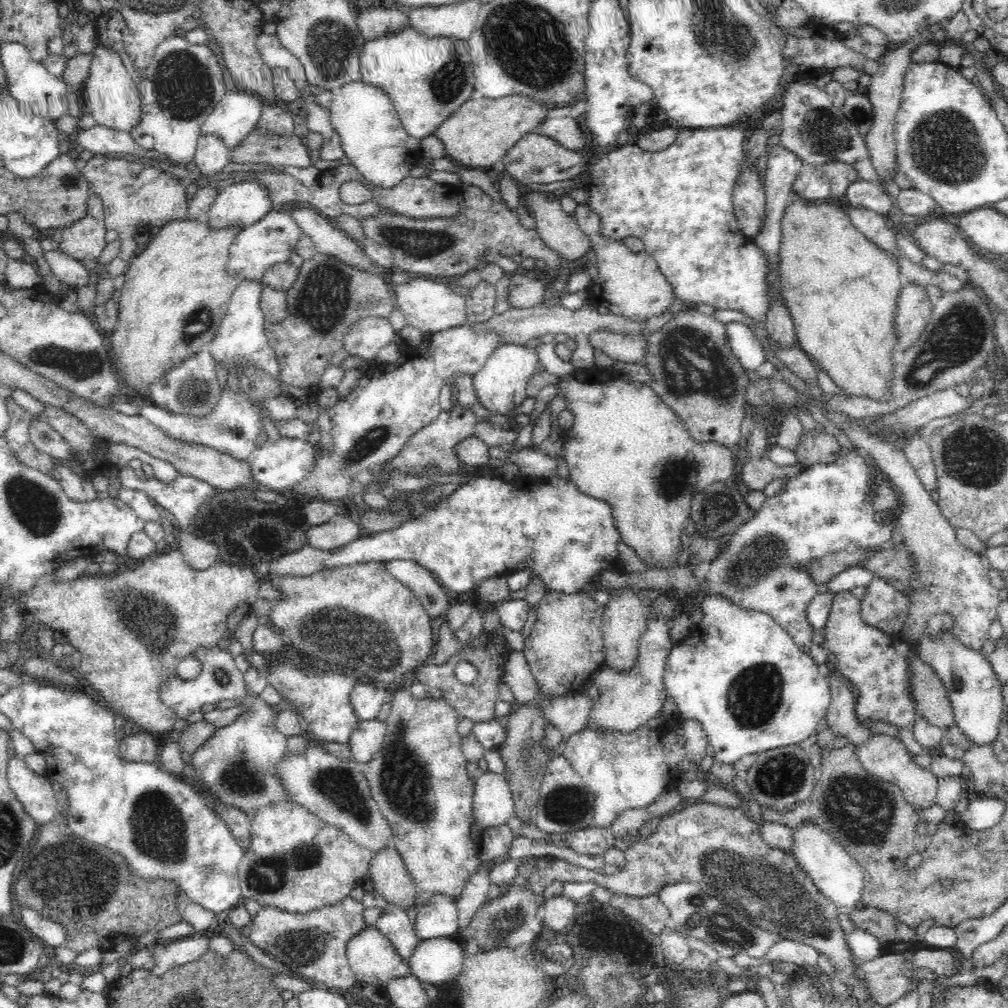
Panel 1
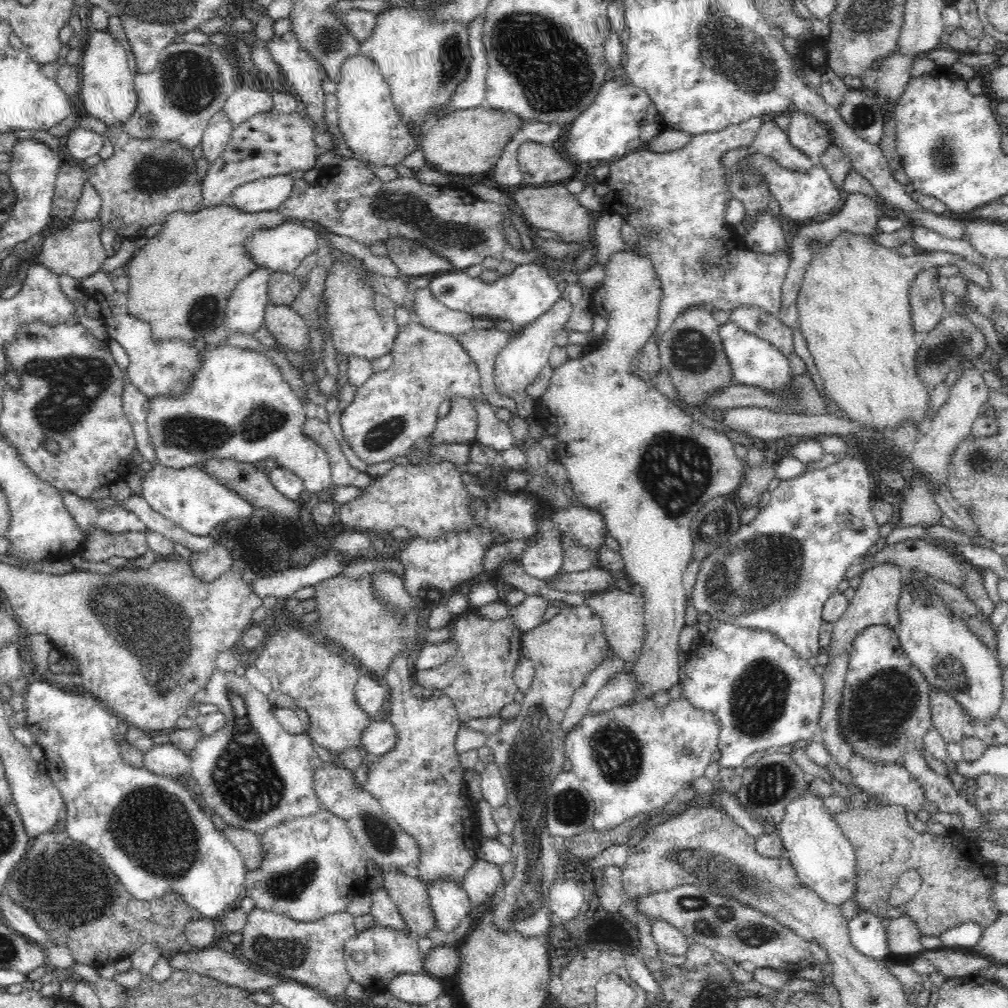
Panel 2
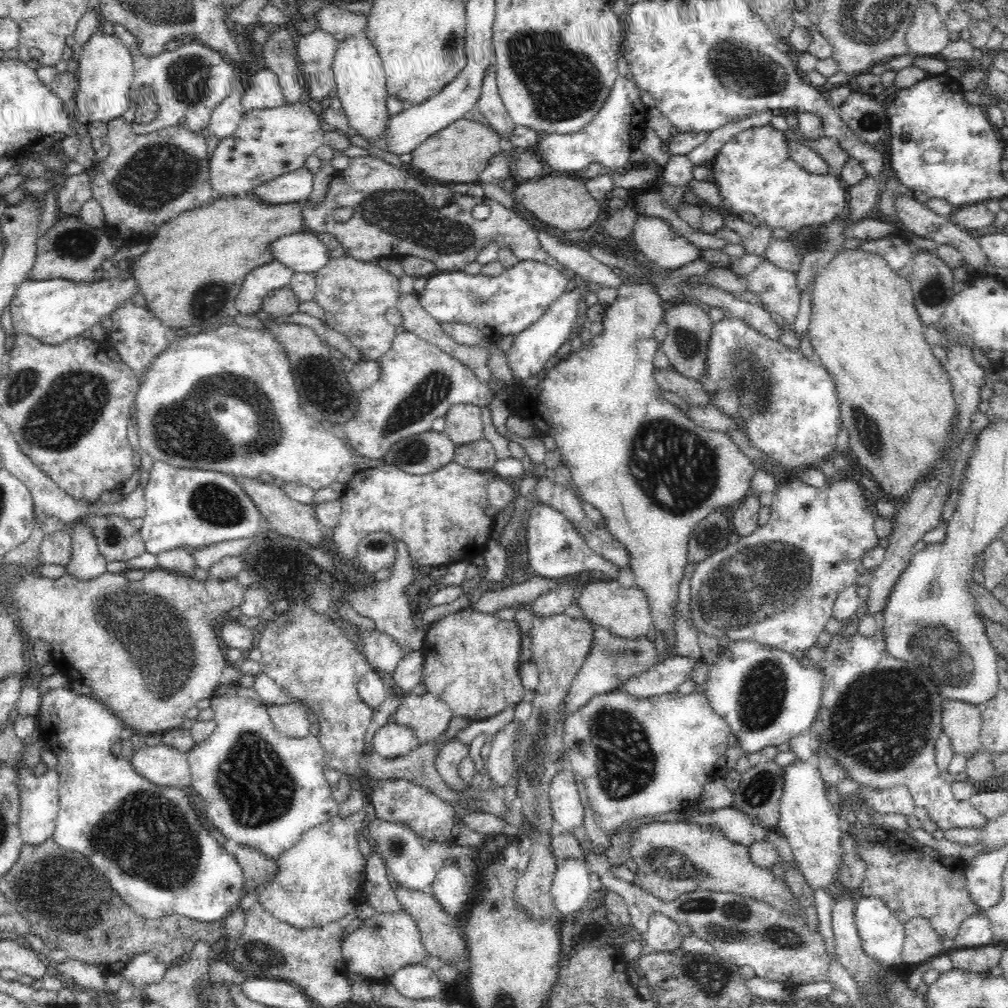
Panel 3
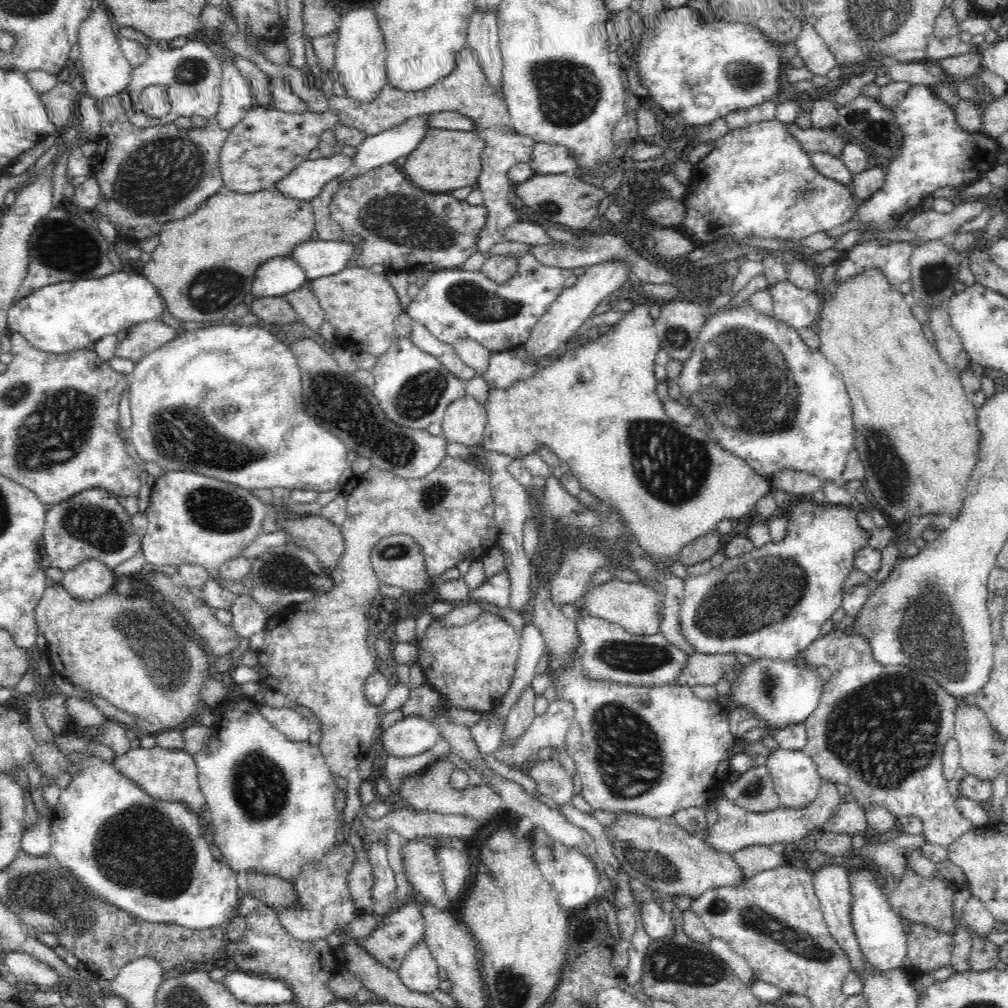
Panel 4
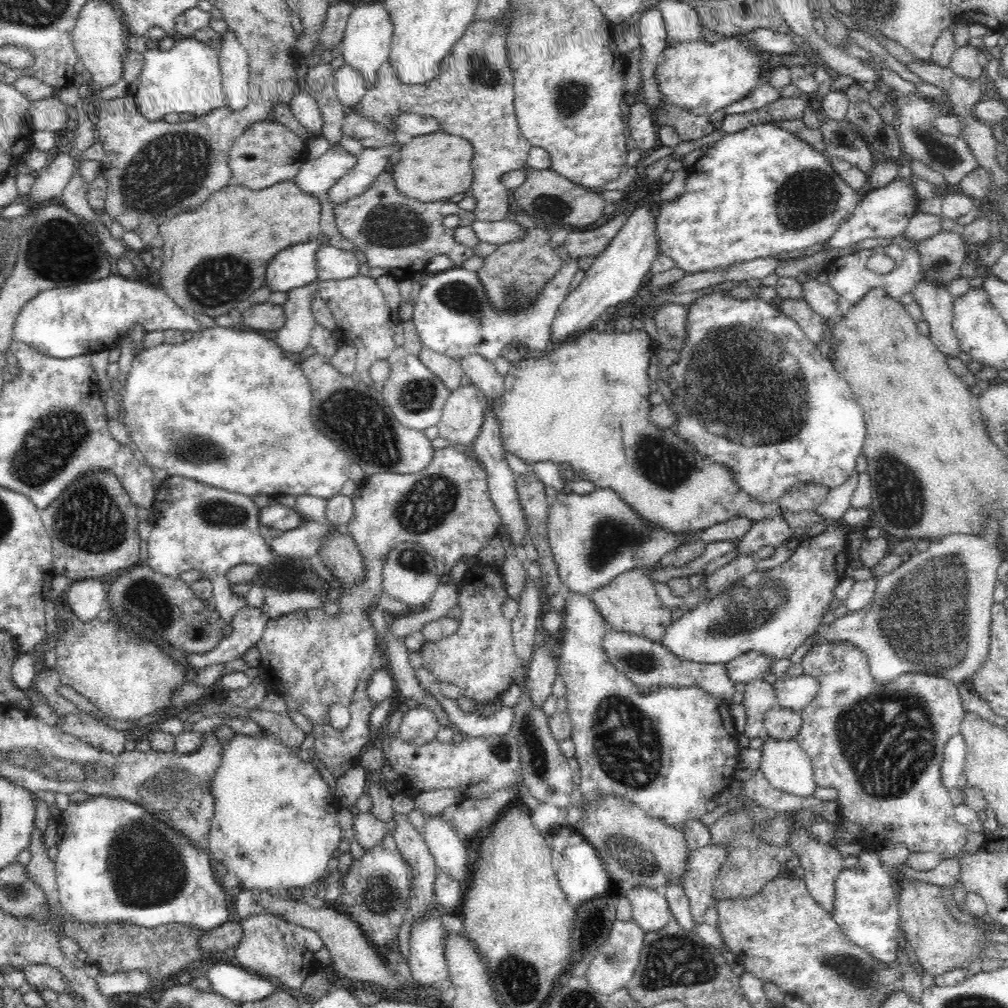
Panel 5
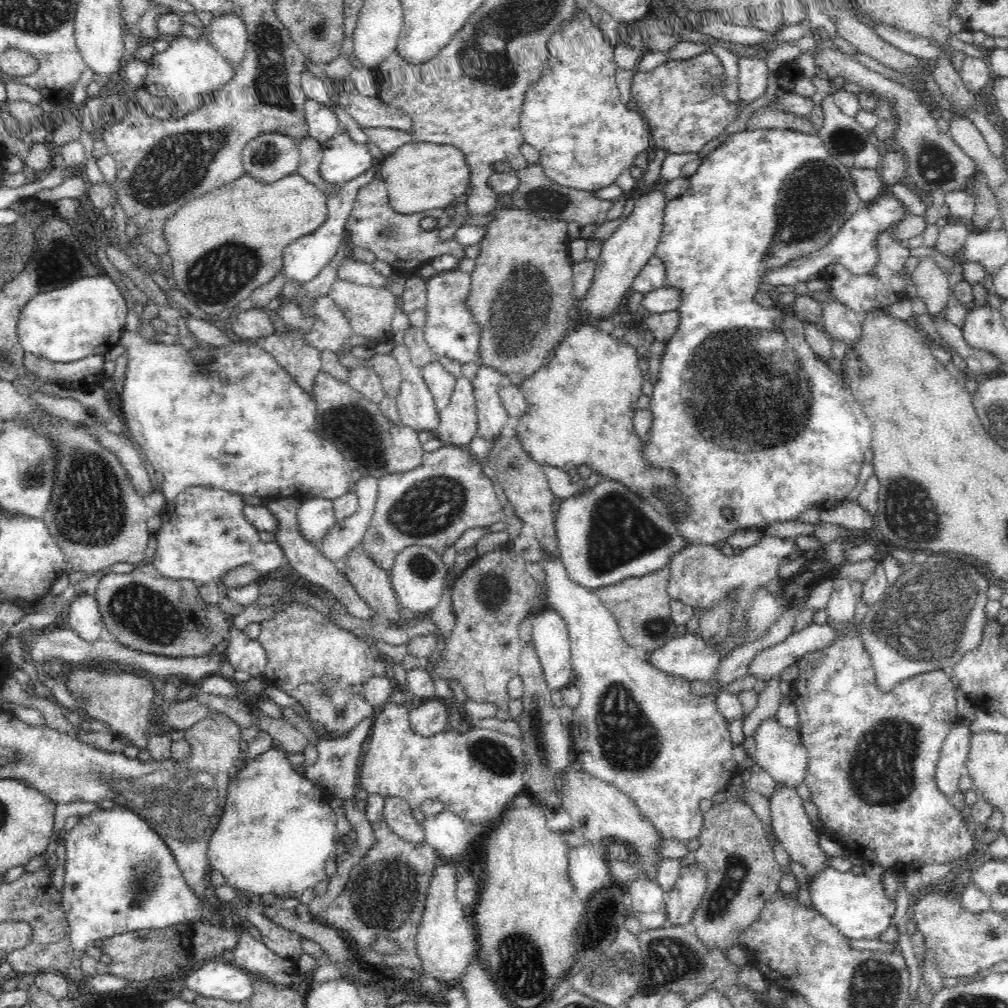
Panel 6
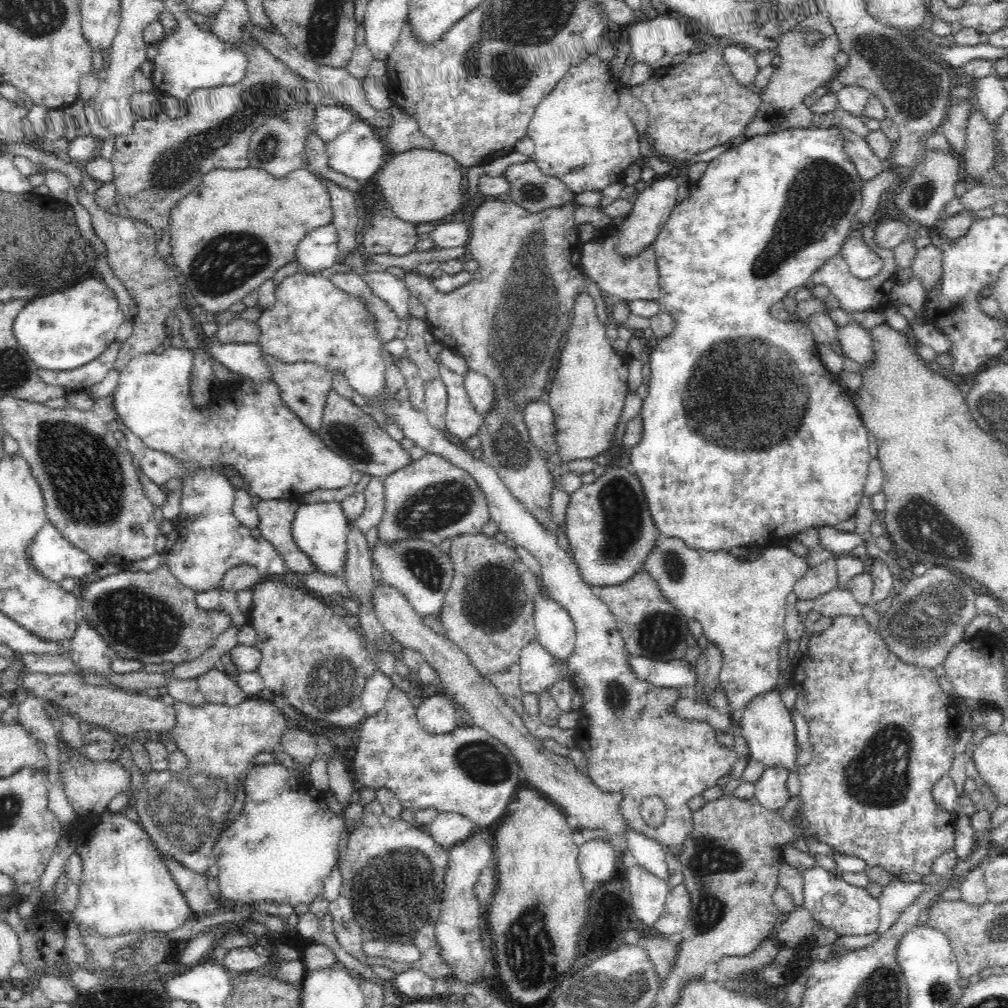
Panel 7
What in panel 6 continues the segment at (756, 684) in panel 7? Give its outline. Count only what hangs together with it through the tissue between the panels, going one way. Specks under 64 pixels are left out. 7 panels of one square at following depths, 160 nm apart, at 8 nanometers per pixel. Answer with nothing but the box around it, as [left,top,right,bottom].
[668,532,803,634]

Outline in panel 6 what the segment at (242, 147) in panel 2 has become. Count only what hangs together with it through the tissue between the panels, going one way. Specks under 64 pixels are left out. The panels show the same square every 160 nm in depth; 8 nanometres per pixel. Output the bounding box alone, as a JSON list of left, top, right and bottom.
[242,134,300,184]

